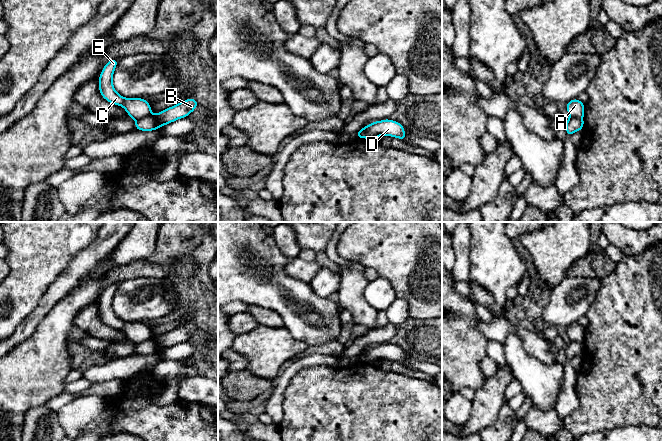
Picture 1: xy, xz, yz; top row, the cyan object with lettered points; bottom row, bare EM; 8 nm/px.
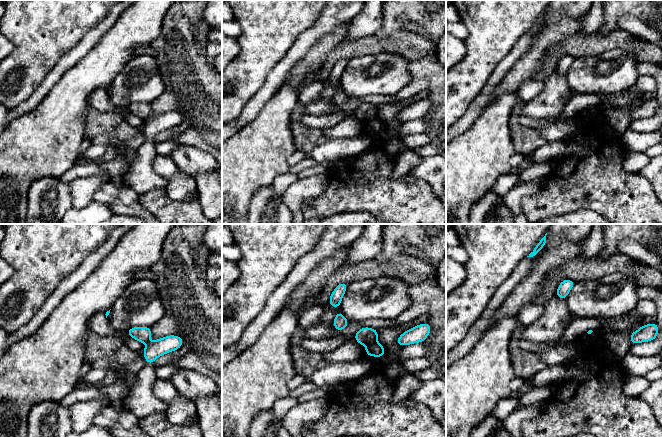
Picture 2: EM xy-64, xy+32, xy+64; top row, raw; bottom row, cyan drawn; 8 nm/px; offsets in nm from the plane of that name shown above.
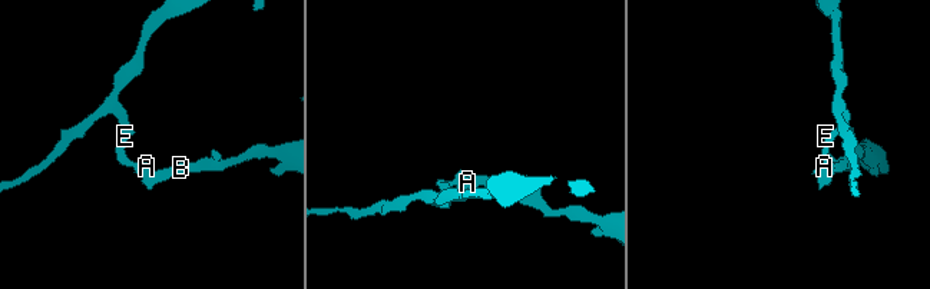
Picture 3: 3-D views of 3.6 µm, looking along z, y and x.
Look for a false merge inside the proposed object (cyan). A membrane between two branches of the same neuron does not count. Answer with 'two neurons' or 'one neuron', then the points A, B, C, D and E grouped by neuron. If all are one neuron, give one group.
two neurons | A C E / B D

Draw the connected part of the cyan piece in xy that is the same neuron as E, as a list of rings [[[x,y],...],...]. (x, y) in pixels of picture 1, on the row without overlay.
[[[114,282],[103,291],[98,302],[100,318],[106,325],[122,330],[129,341],[138,345],[151,338],[150,327],[143,322],[125,322],[117,317],[112,306],[117,288],[118,283]]]

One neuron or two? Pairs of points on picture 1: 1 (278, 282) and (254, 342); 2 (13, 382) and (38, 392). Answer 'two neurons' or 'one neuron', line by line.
1: two neurons
2: one neuron

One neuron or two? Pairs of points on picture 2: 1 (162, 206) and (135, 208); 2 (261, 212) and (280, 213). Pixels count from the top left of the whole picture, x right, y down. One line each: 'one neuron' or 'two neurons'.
1: two neurons
2: one neuron

